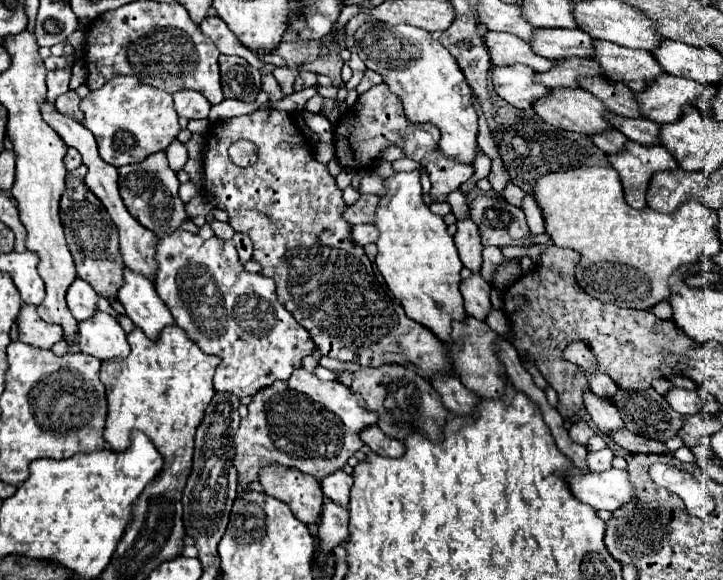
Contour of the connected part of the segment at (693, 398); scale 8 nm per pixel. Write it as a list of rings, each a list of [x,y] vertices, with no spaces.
[[[672,388],[666,396],[668,404],[678,412],[678,414],[684,414],[684,416],[690,416],[690,414],[698,414],[702,410],[702,400],[698,396],[696,390],[686,390],[686,388]]]

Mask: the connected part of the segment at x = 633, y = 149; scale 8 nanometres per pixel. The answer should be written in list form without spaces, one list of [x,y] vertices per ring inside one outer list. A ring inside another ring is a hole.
[[[626,142],[624,150],[608,154],[612,168],[620,174],[624,198],[632,208],[646,206],[646,186],[654,172],[674,170],[676,160],[662,146],[638,146],[638,142]]]

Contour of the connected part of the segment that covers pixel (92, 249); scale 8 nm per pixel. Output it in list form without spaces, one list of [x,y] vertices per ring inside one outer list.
[[[86,166],[76,168],[74,172],[66,174],[66,192],[62,194],[60,202],[60,218],[64,224],[66,240],[76,264],[76,272],[82,280],[86,280],[100,296],[108,300],[116,300],[118,290],[122,288],[122,256],[118,244],[118,228],[110,220],[102,202],[86,188],[84,184]]]

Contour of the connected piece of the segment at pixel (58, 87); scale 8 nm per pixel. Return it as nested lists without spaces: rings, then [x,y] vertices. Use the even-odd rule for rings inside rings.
[[[52,70],[52,72],[48,72],[46,84],[48,84],[48,100],[50,102],[54,102],[60,94],[64,94],[68,90],[70,74],[72,74],[72,70]]]

